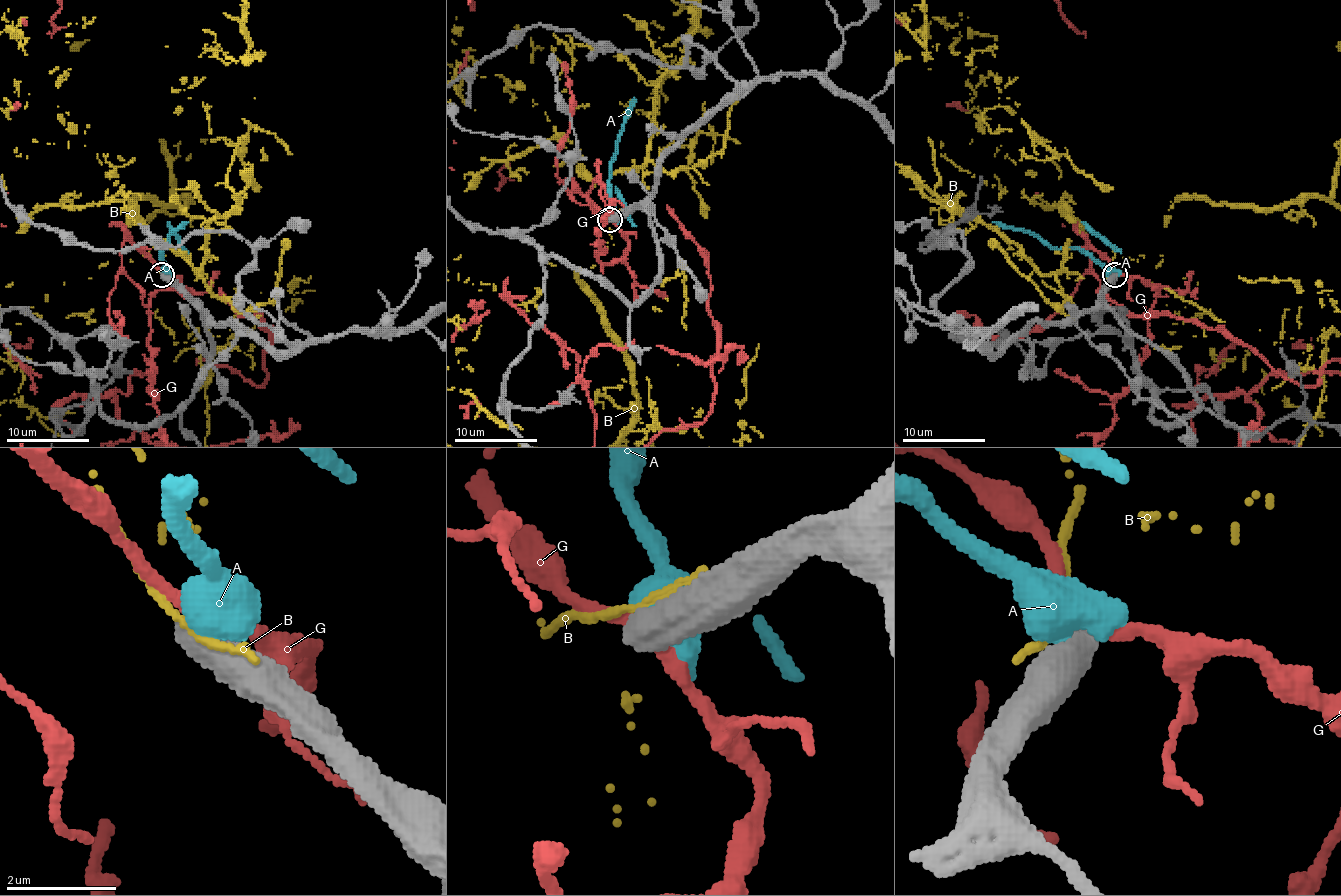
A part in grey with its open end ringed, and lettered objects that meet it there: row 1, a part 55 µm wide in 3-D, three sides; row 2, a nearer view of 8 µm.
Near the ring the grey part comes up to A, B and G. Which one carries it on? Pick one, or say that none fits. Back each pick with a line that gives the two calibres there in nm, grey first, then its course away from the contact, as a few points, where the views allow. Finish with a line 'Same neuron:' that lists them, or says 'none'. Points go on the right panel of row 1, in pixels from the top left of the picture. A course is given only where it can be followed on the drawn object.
Same neuron: none

